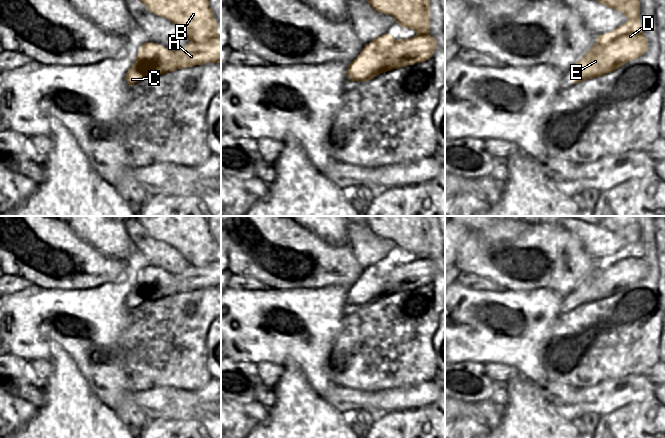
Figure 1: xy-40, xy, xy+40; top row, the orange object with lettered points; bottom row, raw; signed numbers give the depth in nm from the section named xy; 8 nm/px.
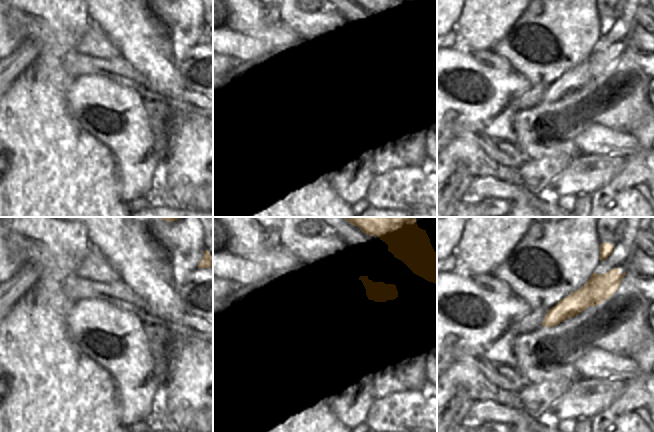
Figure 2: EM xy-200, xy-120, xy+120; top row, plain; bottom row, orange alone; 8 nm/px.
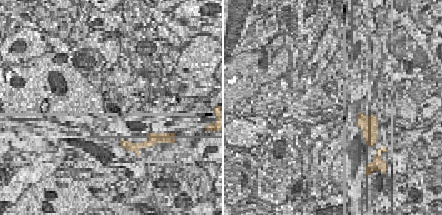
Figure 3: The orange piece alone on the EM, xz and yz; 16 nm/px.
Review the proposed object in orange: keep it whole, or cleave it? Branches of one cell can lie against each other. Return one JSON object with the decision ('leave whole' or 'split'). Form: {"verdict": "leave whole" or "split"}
{"verdict": "split"}

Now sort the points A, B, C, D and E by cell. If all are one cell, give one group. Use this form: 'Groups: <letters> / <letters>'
Groups: A B D / C E.

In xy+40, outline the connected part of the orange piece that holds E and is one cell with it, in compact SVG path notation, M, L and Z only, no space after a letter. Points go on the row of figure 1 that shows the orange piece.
M615 41L603 45L595 43L592 48L572 67L574 84L611 73L627 63L626 50Z

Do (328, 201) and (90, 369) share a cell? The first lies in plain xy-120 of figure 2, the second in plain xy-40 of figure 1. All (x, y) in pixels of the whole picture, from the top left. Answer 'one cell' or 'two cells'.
two cells

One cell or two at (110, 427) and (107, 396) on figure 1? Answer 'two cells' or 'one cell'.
two cells

